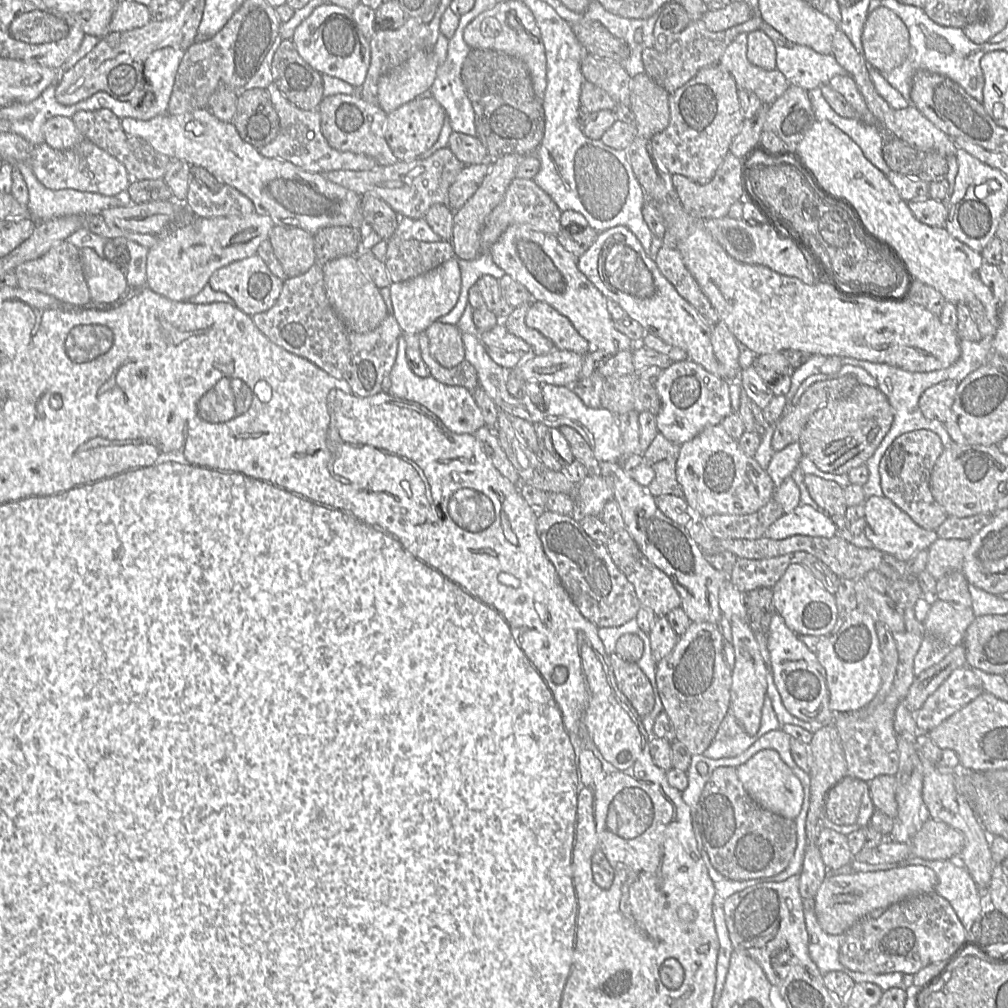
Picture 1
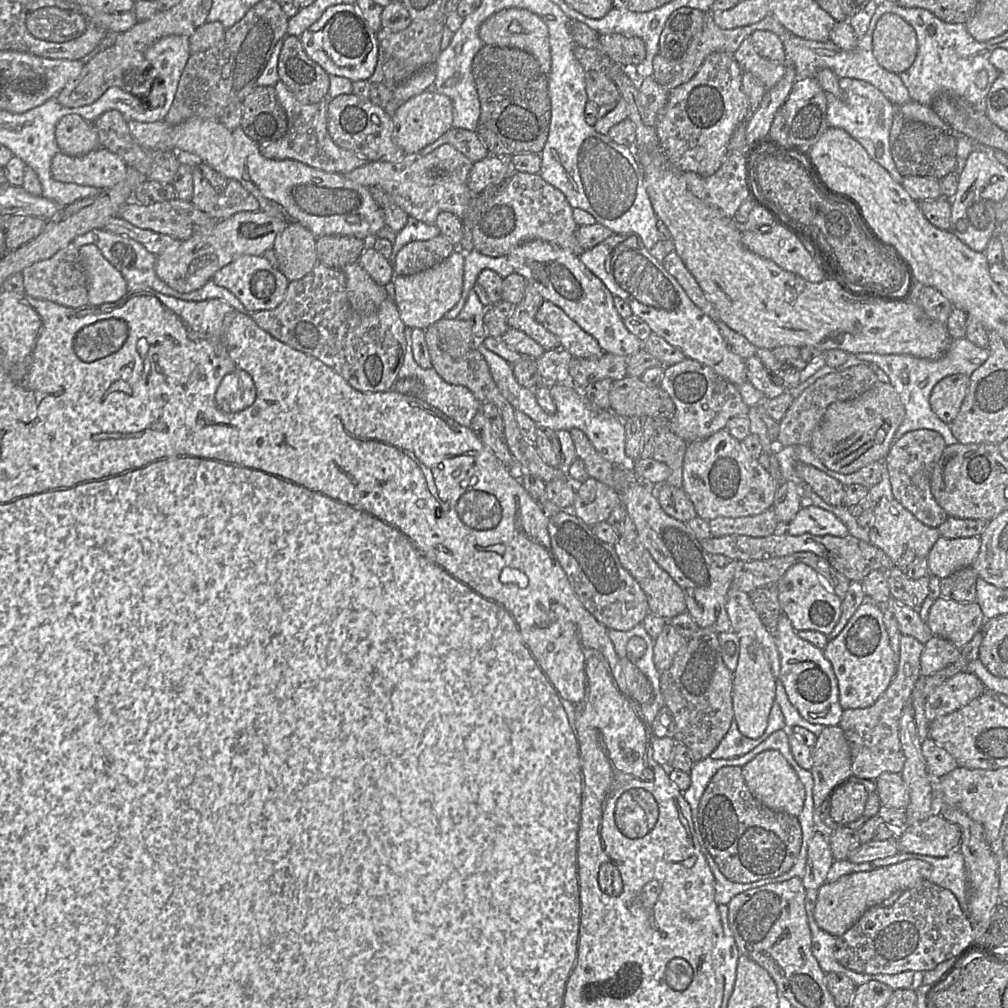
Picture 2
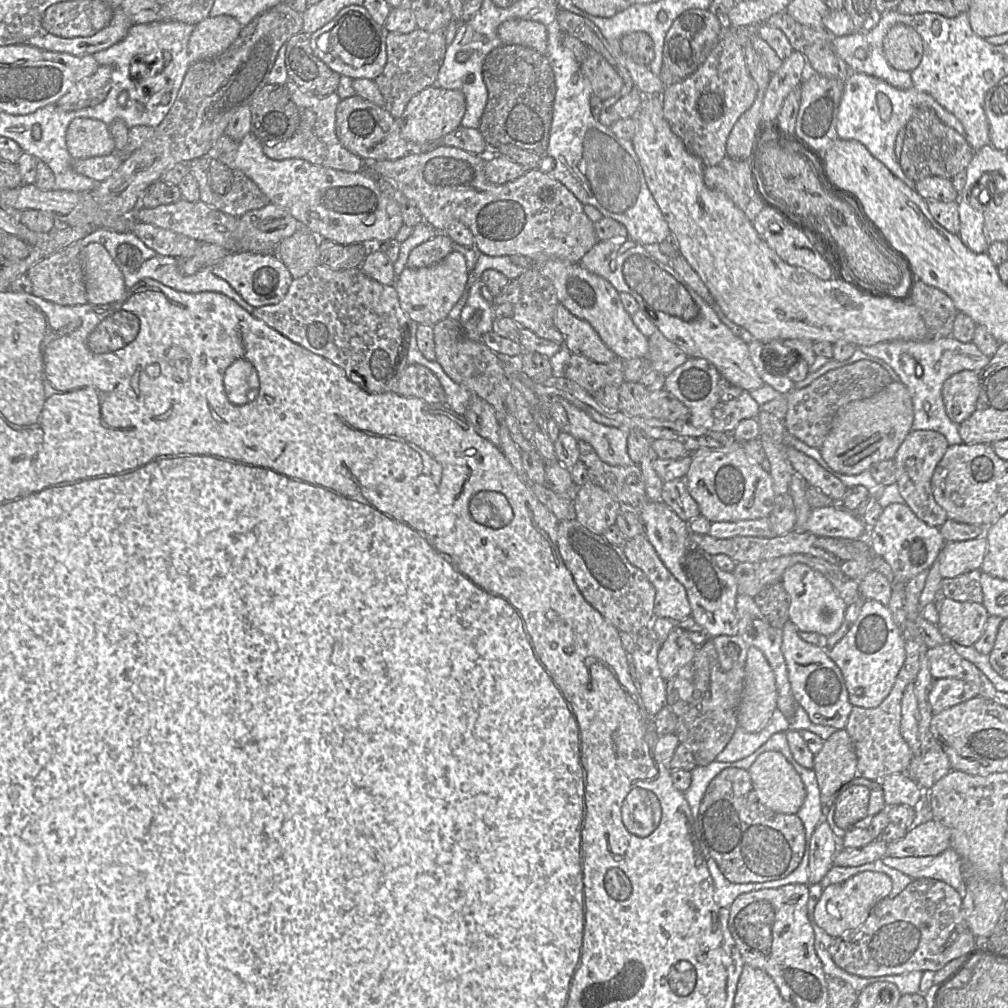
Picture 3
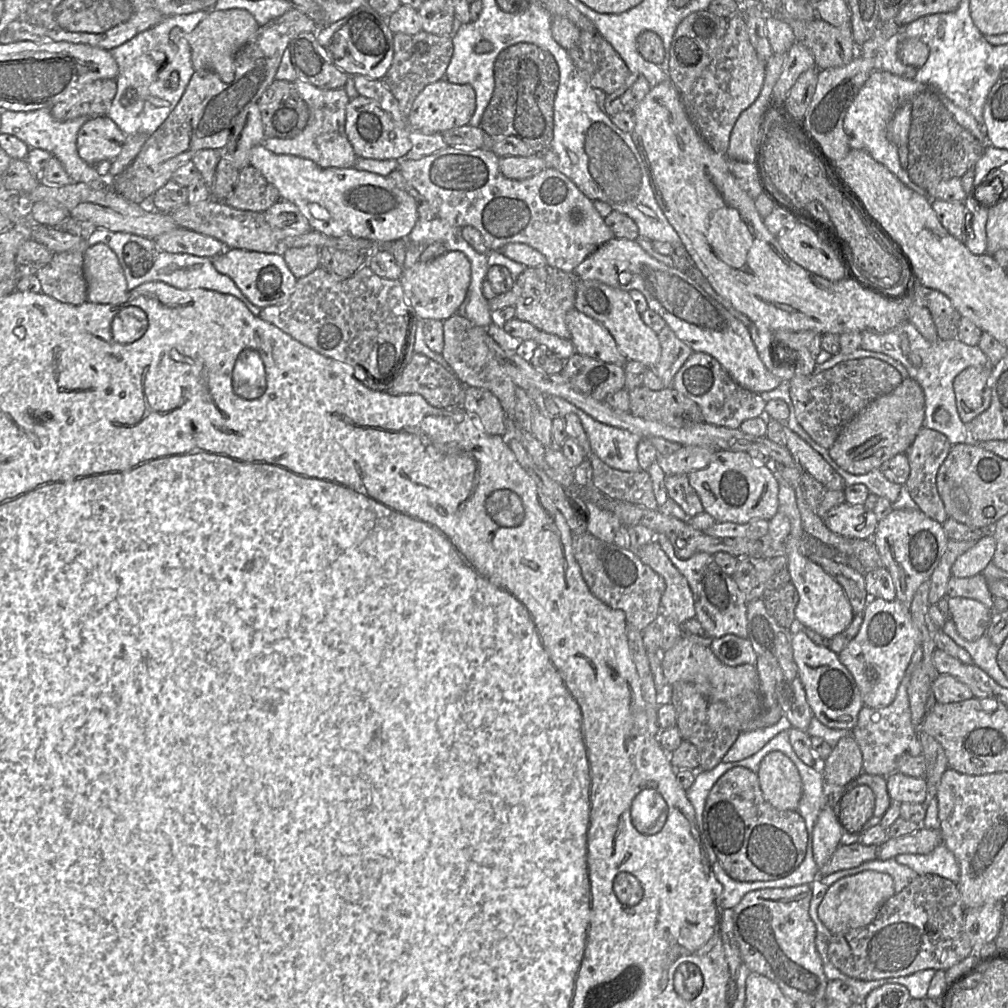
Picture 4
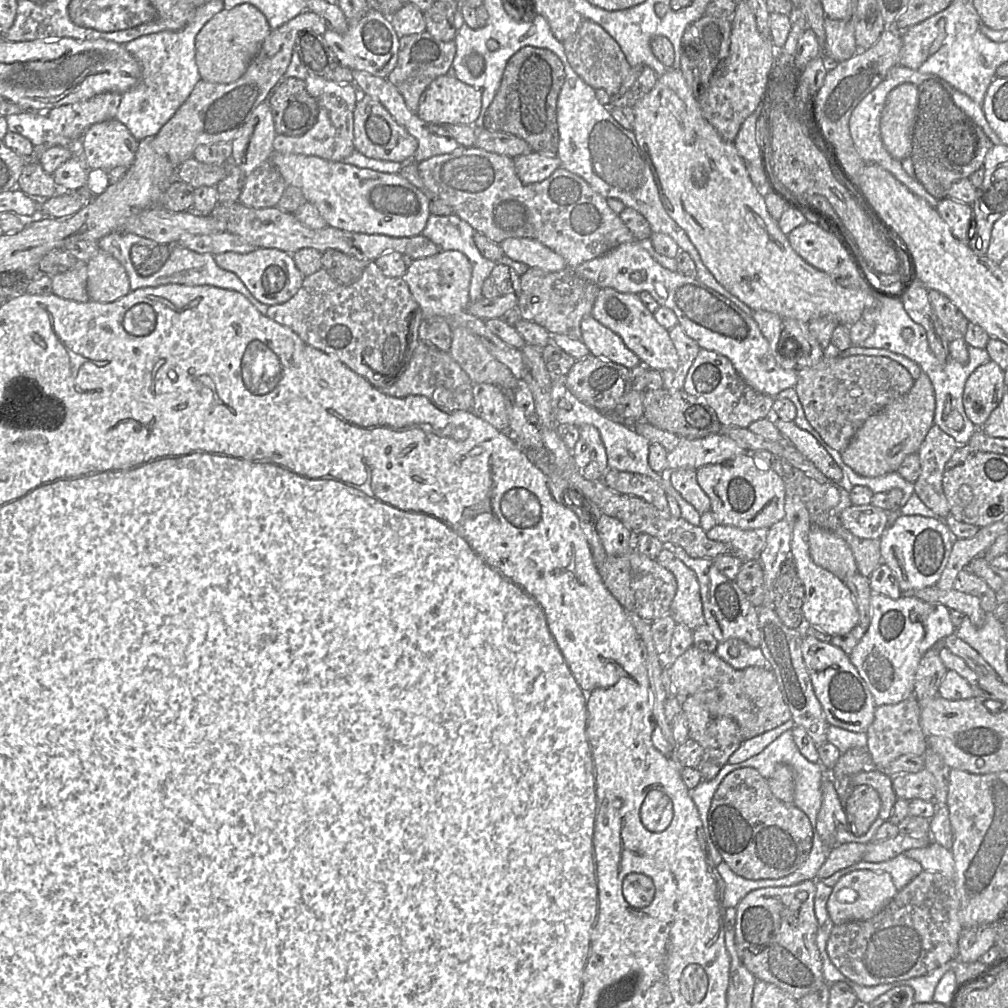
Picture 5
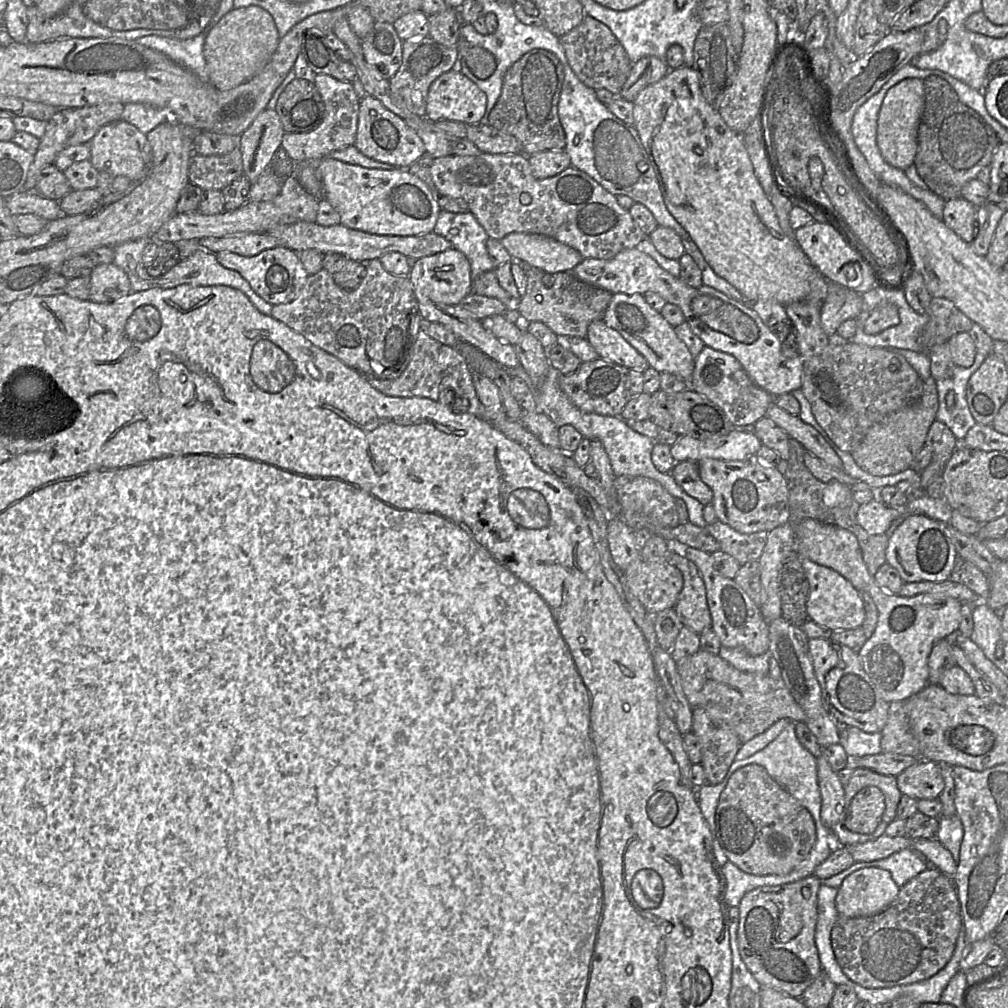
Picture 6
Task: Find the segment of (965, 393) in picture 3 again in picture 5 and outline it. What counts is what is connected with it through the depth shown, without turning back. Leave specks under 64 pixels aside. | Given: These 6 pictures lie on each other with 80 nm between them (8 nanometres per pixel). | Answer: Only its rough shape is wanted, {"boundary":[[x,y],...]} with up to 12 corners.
{"boundary":[[988,361],[968,377],[963,406],[978,428],[999,405],[1004,370]]}

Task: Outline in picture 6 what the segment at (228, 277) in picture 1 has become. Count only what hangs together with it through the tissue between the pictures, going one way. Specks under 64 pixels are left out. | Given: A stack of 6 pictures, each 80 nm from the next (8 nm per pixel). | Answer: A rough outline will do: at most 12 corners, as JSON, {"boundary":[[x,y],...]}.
{"boundary":[[282,246],[249,257],[214,254],[273,306],[297,298],[309,276]]}

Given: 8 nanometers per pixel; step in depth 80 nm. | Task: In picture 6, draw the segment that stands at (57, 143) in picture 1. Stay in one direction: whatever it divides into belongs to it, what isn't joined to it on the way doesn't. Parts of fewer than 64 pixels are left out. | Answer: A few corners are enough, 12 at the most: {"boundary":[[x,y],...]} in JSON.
{"boundary":[[119,120],[89,144],[91,164],[137,182],[150,165],[146,134]]}

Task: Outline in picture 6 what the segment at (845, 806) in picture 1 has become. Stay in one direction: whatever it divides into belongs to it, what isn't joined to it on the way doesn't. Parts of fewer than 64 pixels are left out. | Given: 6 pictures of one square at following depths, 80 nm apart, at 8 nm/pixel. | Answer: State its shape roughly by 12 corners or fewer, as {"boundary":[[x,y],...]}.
{"boundary":[[875,786],[859,790],[847,806],[846,827],[872,833],[885,797]]}

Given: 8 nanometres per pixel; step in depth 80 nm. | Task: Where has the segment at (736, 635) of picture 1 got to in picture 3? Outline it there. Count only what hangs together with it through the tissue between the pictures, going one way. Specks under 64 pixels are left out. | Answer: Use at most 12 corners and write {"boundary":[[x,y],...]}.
{"boundary":[[749,646],[738,726],[764,729],[777,708],[774,672]]}

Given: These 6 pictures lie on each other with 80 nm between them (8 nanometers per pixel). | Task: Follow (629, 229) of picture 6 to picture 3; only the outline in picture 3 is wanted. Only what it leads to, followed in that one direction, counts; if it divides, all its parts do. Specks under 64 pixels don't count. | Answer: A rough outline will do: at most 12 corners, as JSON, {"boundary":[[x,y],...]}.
{"boundary":[[451,146],[370,161],[423,221],[493,257],[579,263],[584,205],[539,169],[502,185]]}

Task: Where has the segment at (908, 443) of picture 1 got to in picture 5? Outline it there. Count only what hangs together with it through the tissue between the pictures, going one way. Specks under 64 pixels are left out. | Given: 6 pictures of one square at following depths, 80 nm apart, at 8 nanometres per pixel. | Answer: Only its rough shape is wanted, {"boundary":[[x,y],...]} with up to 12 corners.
{"boundary":[[934,424],[917,451],[914,494],[941,520],[950,514],[943,472],[957,446]]}

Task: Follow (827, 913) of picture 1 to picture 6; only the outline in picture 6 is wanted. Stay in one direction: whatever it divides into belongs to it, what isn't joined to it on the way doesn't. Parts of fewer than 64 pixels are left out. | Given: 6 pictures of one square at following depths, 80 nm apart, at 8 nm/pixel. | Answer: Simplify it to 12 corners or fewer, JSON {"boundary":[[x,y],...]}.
{"boundary":[[861,868],[838,888],[839,916],[874,916],[899,890],[889,871]]}

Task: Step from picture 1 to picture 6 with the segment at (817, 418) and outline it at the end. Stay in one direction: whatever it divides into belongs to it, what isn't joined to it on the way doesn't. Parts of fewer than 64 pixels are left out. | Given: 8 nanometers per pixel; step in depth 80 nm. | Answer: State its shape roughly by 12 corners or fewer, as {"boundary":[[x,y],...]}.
{"boundary":[[935,379],[917,402],[871,426],[851,452],[862,470],[910,469],[939,408]]}

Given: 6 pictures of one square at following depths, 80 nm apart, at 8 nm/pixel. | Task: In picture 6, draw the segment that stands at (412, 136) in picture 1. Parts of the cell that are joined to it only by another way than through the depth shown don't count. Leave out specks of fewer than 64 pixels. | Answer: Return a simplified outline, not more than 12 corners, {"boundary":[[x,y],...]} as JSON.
{"boundary":[[452,69],[431,84],[425,117],[479,124],[486,94]]}

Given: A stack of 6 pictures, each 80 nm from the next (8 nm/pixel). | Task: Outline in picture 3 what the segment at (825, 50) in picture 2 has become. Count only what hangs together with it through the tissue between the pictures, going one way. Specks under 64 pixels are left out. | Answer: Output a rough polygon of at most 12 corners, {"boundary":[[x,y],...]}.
{"boundary":[[881,14],[868,32],[836,37],[836,54],[851,73],[913,87],[911,72],[894,69],[883,41],[899,15]]}

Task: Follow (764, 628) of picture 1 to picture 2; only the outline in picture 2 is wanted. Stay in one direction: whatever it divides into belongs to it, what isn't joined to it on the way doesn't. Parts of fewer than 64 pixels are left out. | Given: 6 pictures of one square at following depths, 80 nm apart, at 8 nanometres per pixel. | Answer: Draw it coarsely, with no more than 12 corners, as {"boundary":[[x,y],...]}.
{"boundary":[[777,582],[748,594],[760,620],[774,633],[784,614]]}

